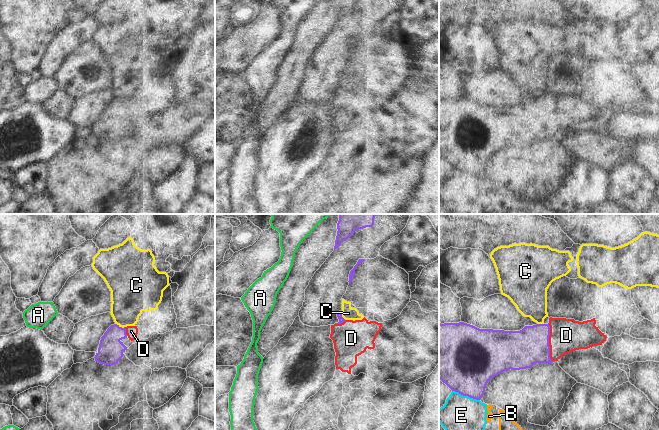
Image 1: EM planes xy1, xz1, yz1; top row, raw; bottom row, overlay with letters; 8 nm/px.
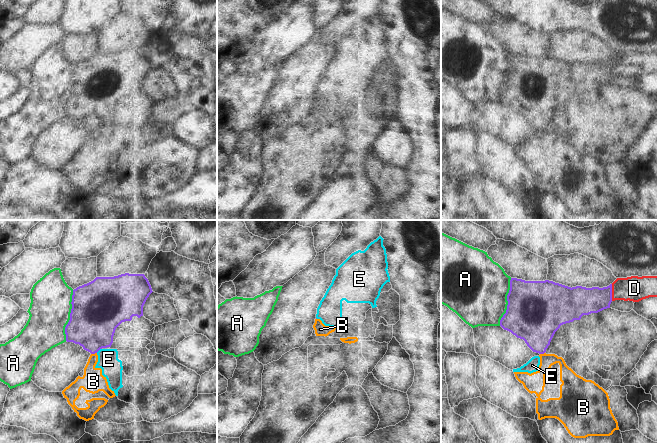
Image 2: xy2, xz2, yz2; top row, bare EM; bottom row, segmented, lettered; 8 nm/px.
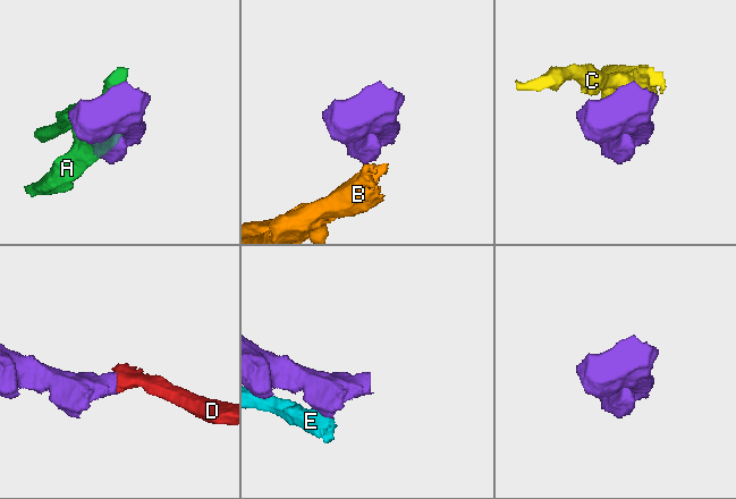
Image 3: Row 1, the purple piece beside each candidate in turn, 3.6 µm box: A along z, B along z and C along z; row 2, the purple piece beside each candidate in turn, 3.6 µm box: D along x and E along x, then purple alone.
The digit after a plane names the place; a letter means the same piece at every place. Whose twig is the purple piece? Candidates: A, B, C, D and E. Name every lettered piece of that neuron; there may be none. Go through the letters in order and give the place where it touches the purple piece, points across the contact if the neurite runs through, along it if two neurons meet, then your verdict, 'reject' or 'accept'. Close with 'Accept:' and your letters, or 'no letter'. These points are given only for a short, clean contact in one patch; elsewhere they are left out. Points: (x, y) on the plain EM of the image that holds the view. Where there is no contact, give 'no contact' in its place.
A: contact xy2 (70, 91); reject
B: contact xy2 (93, 129); border xy2 (96, 128), (91, 130); reject
C: contact xy1 (120, 103); border xy1 (115, 99), (124, 103); reject
D: contact yz1 (548, 118); way yz1 (522, 125), (533, 120), (548, 118), (566, 111); accept
E: contact yz1 (466, 171); border yz1 (452, 166), (479, 176); reject
Accept: D

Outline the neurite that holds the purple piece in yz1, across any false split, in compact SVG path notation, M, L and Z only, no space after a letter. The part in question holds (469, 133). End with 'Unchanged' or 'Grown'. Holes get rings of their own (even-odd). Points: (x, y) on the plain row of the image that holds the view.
M550 93L548 100L504 107L479 105L464 98L439 99L439 155L452 167L480 176L488 157L504 147L531 144L536 139L552 139L572 127L602 121L606 111L595 100L595 94L579 98Z. Grown

